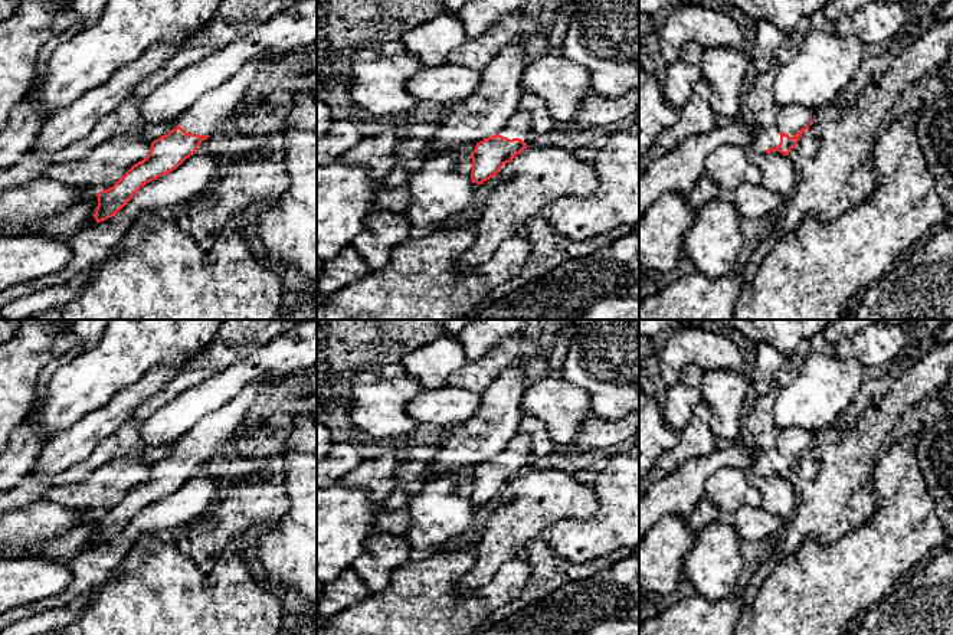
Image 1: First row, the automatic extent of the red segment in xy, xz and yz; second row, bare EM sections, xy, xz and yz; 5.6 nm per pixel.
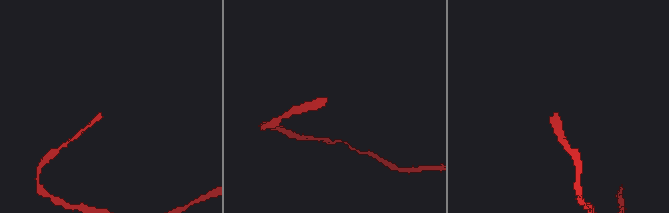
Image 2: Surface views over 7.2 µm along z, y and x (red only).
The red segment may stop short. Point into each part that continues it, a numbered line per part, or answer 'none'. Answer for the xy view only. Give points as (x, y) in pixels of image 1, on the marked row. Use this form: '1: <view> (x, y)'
1: xy (216, 110)

